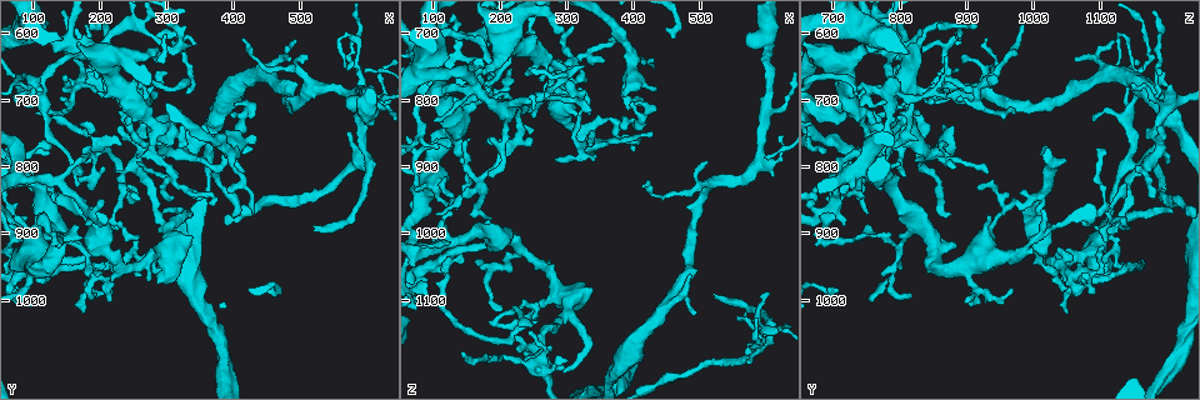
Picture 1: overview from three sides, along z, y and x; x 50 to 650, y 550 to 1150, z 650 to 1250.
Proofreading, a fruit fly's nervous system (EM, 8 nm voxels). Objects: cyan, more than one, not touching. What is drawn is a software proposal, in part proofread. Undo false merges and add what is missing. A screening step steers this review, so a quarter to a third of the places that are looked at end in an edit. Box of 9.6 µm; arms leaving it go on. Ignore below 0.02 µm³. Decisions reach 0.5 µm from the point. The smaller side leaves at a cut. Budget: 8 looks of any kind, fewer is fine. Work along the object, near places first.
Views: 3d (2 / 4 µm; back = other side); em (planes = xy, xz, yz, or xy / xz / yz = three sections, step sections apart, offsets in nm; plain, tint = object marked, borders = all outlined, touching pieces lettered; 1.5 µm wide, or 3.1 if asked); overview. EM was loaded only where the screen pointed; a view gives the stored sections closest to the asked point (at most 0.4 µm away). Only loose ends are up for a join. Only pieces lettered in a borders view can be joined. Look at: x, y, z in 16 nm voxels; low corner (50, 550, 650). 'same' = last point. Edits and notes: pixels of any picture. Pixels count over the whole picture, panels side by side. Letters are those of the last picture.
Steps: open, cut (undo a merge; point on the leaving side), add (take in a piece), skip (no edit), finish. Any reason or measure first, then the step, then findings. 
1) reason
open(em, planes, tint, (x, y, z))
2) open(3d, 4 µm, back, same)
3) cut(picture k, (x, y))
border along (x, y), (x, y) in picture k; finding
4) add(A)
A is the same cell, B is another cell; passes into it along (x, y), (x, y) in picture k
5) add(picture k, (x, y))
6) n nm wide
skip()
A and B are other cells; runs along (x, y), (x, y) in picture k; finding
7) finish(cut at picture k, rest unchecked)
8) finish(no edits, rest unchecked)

thin end
open(3d, 4 µm, (605, 725, 1085))

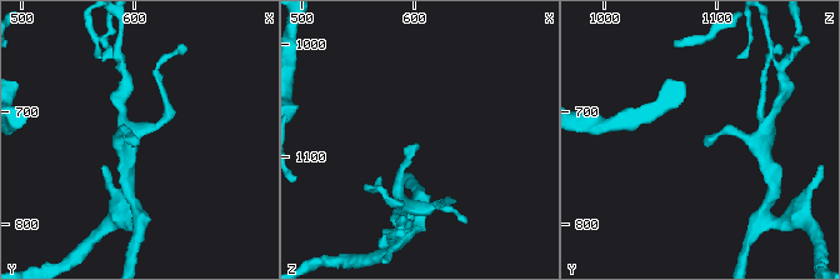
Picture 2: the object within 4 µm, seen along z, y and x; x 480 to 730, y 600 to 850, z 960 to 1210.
shape alone is not enough
open(em, yz, step 8, tint, (604, 724, 1090))

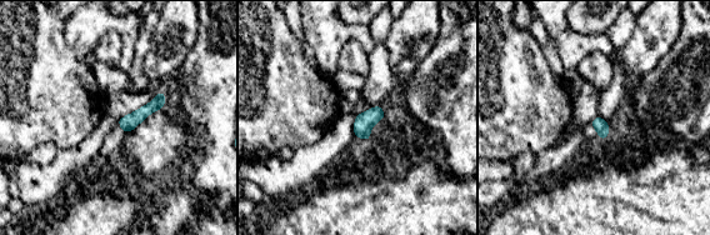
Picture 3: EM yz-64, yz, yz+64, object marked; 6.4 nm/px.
open(em, planes, borders, same)

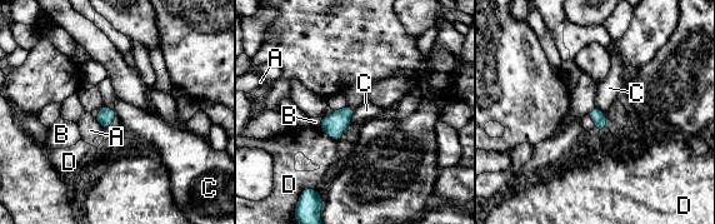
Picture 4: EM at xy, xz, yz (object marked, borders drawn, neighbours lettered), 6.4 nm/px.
100 nm wide
skip()
A, B, C and D are other cells; none of them fits

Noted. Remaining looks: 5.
thin end
open(3d, 4 µm, (575, 755, 1195))

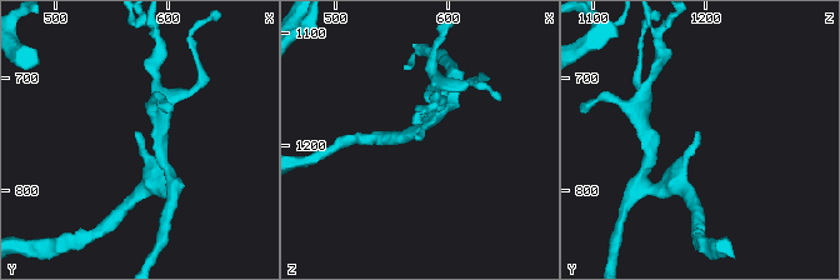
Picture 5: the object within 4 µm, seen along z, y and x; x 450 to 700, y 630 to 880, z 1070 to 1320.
need the tissue
open(em, planes, borders, (570, 750, 1194))

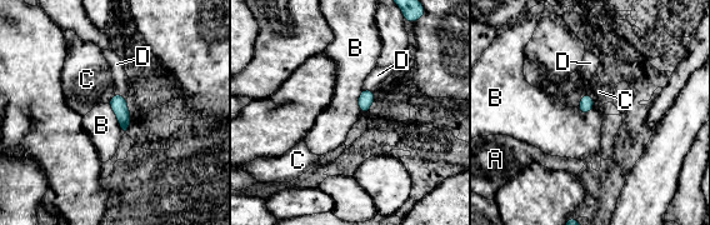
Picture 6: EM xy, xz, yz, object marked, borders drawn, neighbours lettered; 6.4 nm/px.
skip()
A, B, C and D are other cells; border along (114, 93), (108, 103) in picture 6; no lettered piece goes on from it

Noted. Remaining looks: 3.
free end
open(em, planes, tint, (485, 640, 1065))

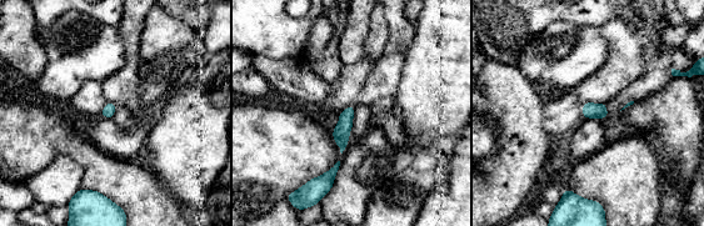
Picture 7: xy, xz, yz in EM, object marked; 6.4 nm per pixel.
see the neighbours
open(em, planes, borders, same)

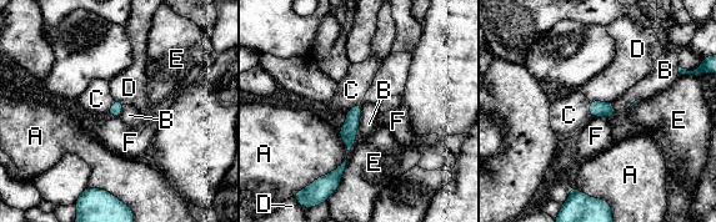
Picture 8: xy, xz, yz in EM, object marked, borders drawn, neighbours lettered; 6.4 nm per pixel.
skip()
A, B, C, D, E and F are other cells; border along (362, 105), (356, 132) in picture 8; none of them fits

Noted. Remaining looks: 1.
finish(no edits, rest unchecked)

